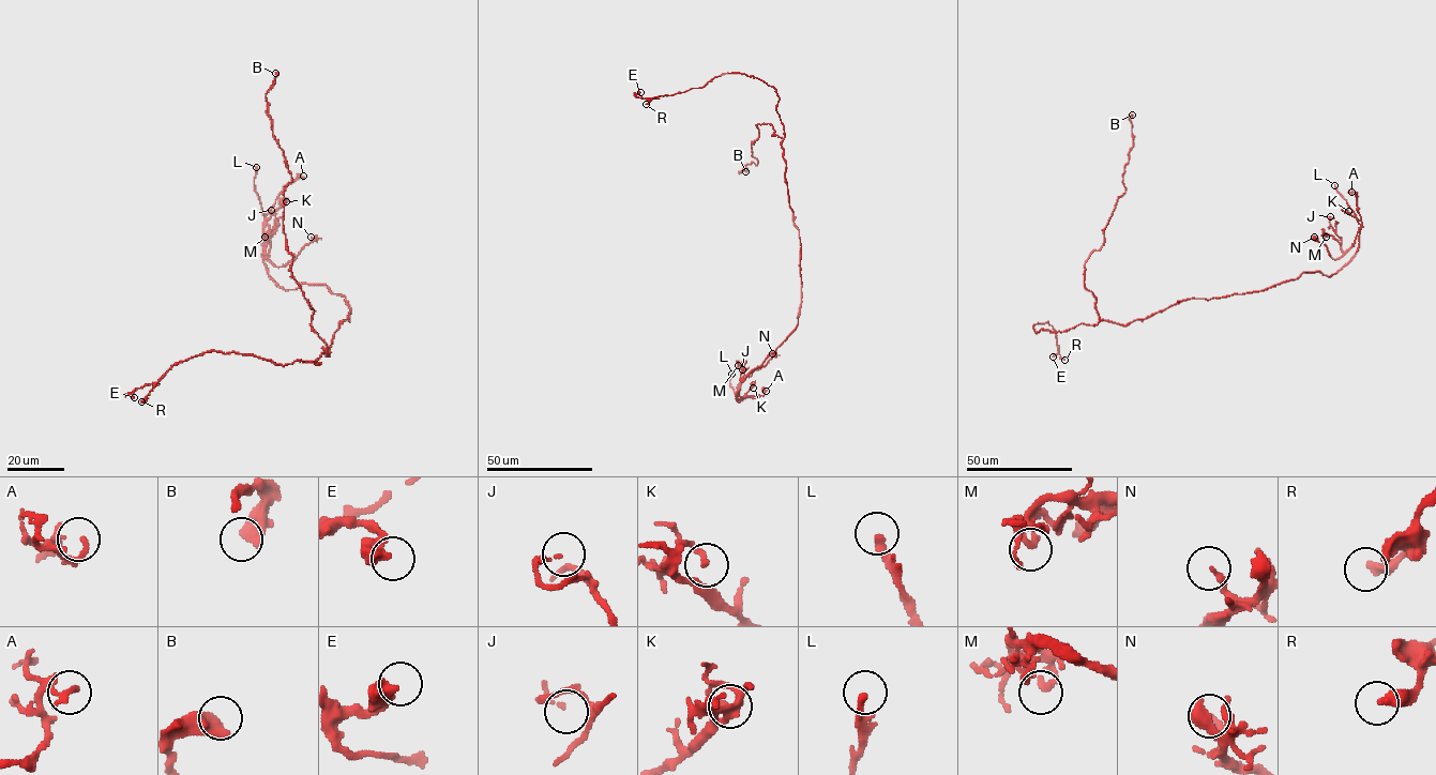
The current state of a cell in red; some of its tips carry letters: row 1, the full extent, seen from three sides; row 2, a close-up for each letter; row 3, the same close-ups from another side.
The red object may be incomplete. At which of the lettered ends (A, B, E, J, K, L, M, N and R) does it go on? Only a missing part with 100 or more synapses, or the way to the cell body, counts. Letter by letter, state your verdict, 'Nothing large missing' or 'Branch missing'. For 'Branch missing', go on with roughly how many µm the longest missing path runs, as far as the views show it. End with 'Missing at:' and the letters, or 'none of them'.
A: Nothing large missing
B: Nothing large missing
E: Nothing large missing
J: Nothing large missing
K: Nothing large missing
L: Branch missing. Missing length about 7 µm
M: Nothing large missing
N: Nothing large missing
R: Nothing large missing
Missing at: L

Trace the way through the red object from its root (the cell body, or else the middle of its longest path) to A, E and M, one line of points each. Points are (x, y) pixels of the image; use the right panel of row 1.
A: (1175, 304), (1261, 291), (1296, 279), (1304, 272), (1334, 274), (1359, 246), (1361, 221), (1357, 195), (1351, 192)
E: (1175, 304), (1124, 325), (1101, 320), (1037, 332), (1038, 322), (1048, 322), (1056, 332), (1059, 349), (1053, 356)
M: (1175, 304), (1261, 291), (1304, 272), (1331, 276), (1357, 252), (1360, 228), (1345, 252), (1326, 237)

